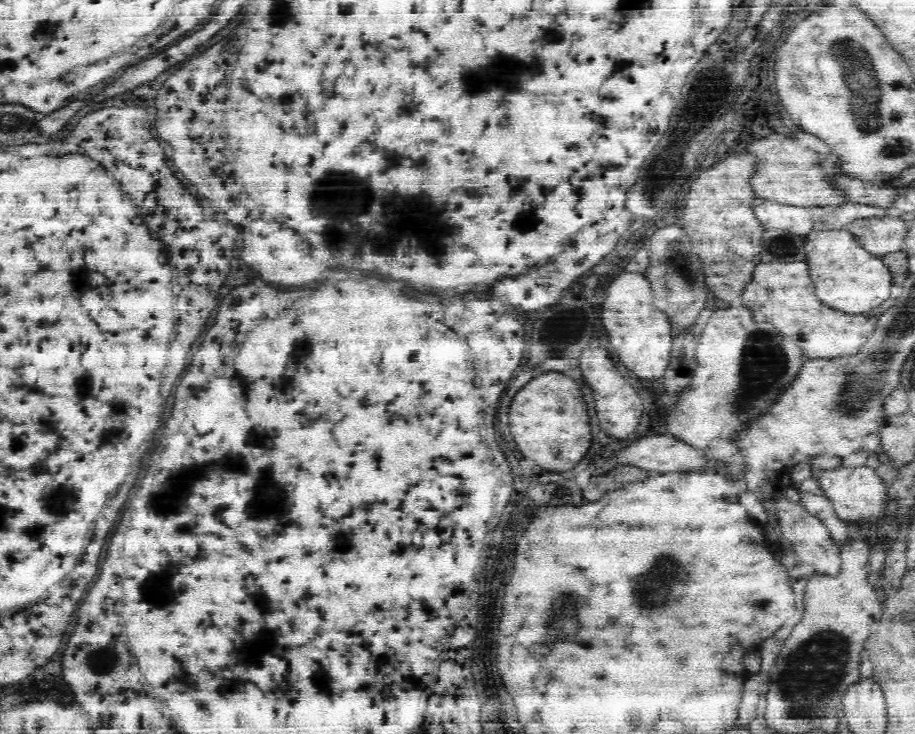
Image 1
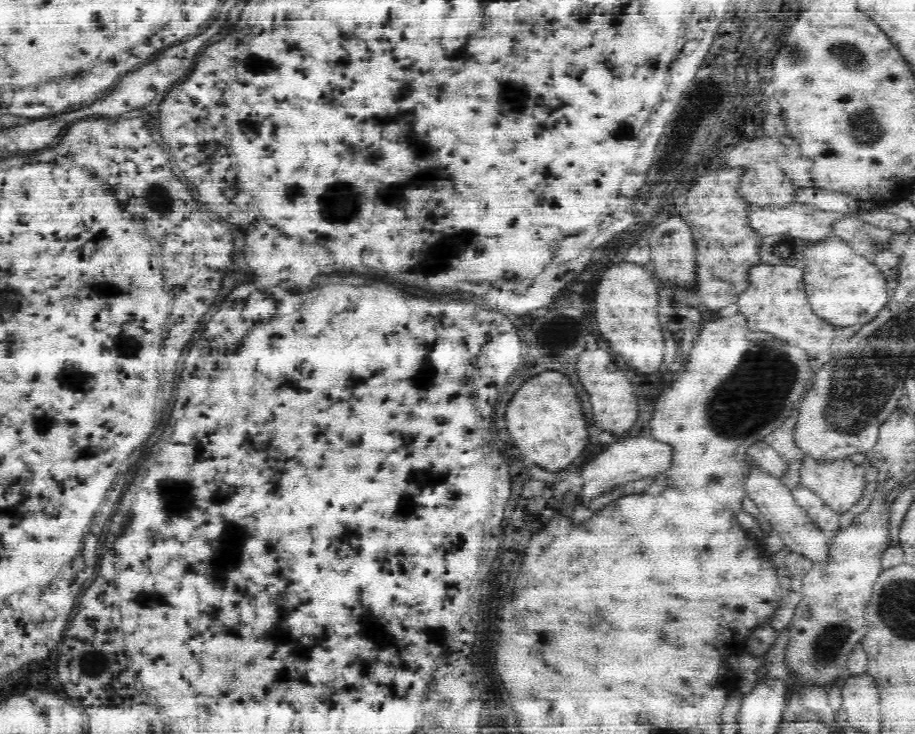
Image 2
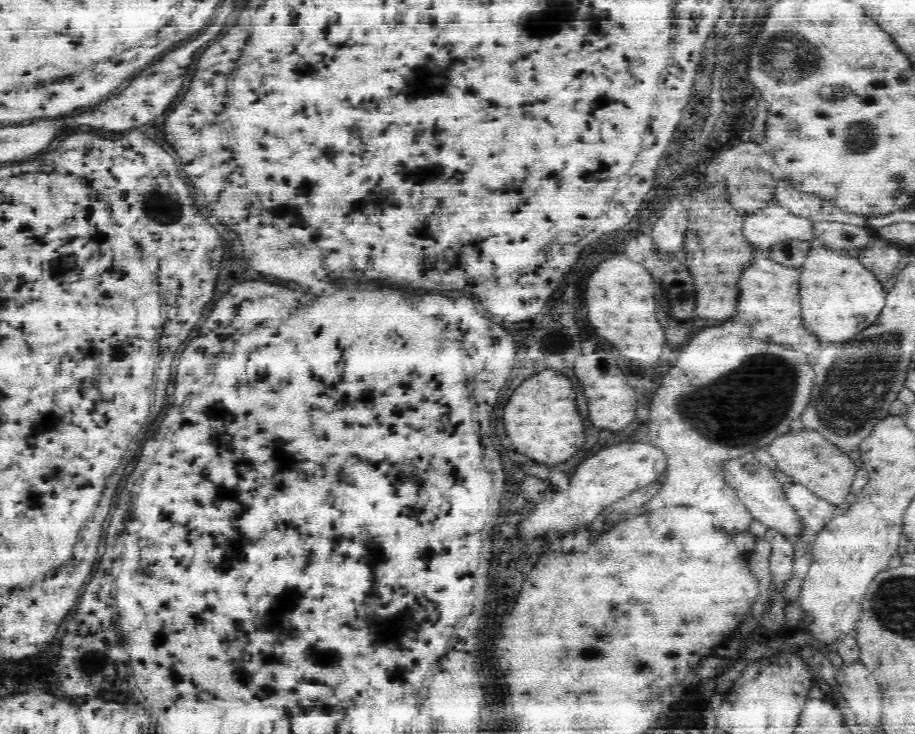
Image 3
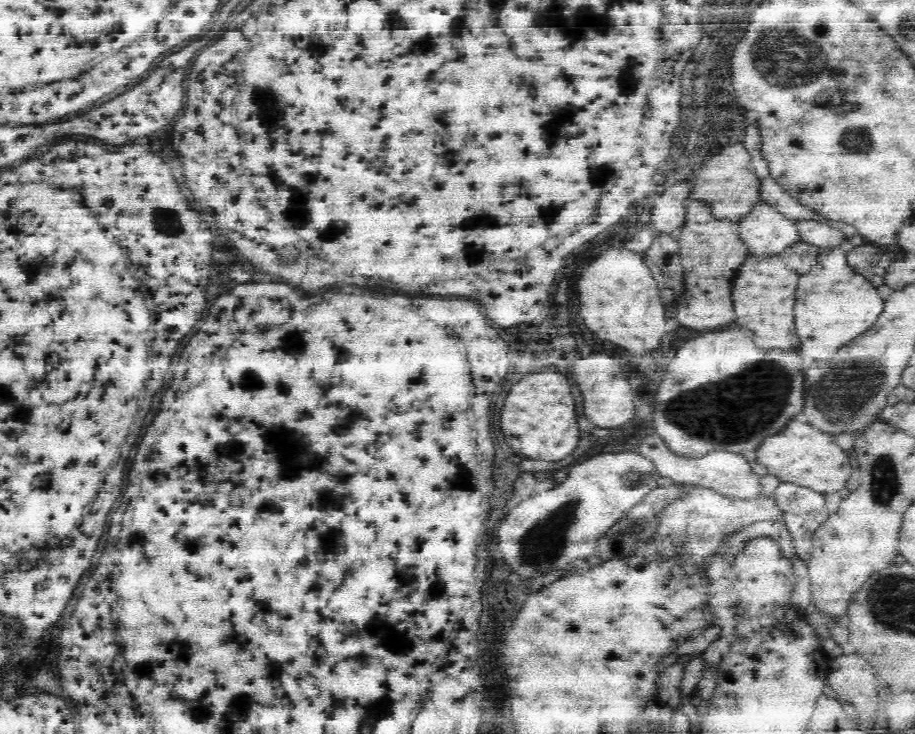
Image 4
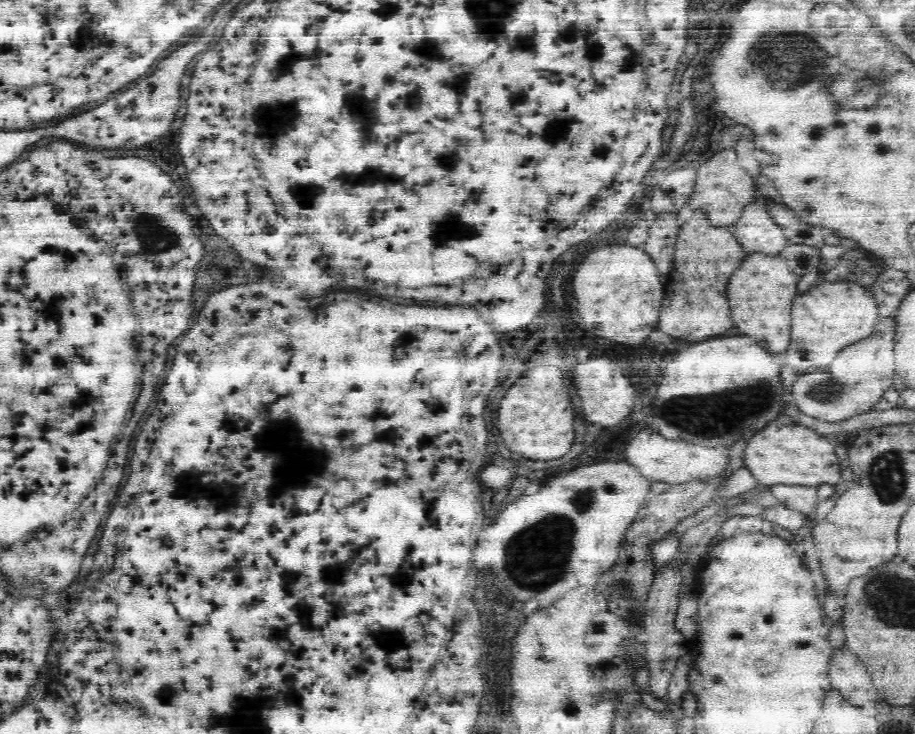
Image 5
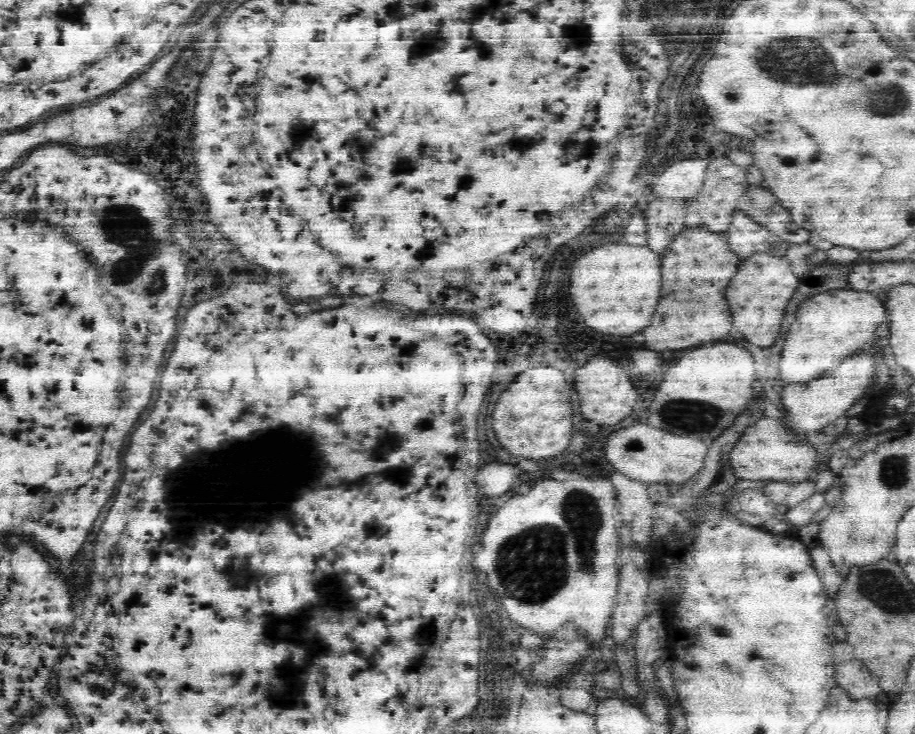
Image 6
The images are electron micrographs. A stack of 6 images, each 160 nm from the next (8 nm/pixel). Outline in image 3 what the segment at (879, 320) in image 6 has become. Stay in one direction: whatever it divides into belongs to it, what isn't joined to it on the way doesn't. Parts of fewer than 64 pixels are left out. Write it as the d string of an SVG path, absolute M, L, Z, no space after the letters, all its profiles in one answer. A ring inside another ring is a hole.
M813 249L800 268L800 314L802 325L813 342L842 344L865 328L876 324L885 307L887 292L872 272L862 266L852 252Z

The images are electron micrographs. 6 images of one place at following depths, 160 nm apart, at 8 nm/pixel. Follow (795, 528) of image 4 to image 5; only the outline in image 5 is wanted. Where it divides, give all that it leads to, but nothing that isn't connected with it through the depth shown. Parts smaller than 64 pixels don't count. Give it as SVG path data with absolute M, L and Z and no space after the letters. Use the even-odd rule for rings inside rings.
M777 484L768 488L771 495L778 500L780 505L786 508L796 508L808 513L811 519L813 513L816 512L814 504L817 500L817 486L804 486L804 485L788 485Z

